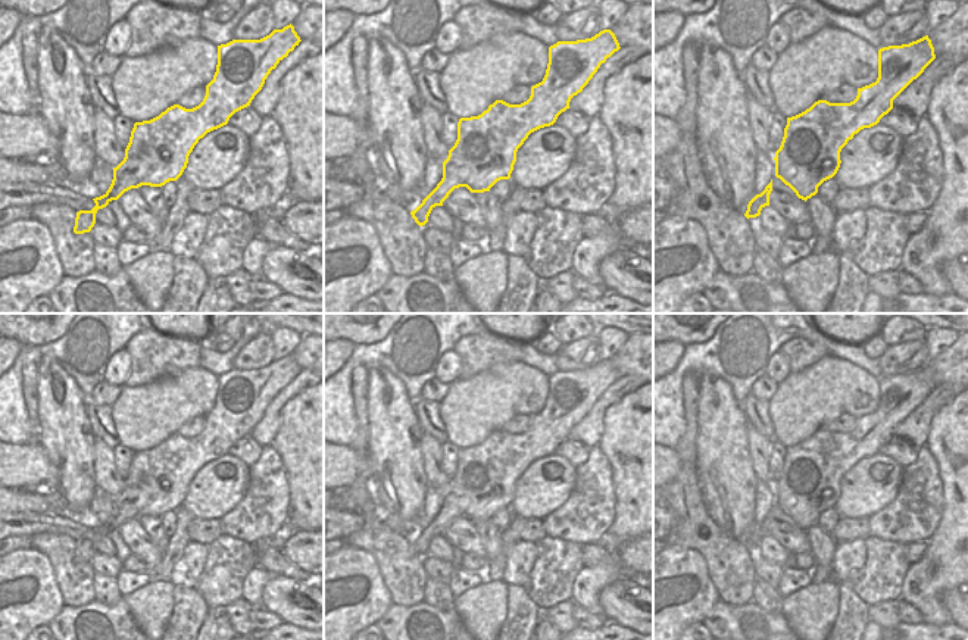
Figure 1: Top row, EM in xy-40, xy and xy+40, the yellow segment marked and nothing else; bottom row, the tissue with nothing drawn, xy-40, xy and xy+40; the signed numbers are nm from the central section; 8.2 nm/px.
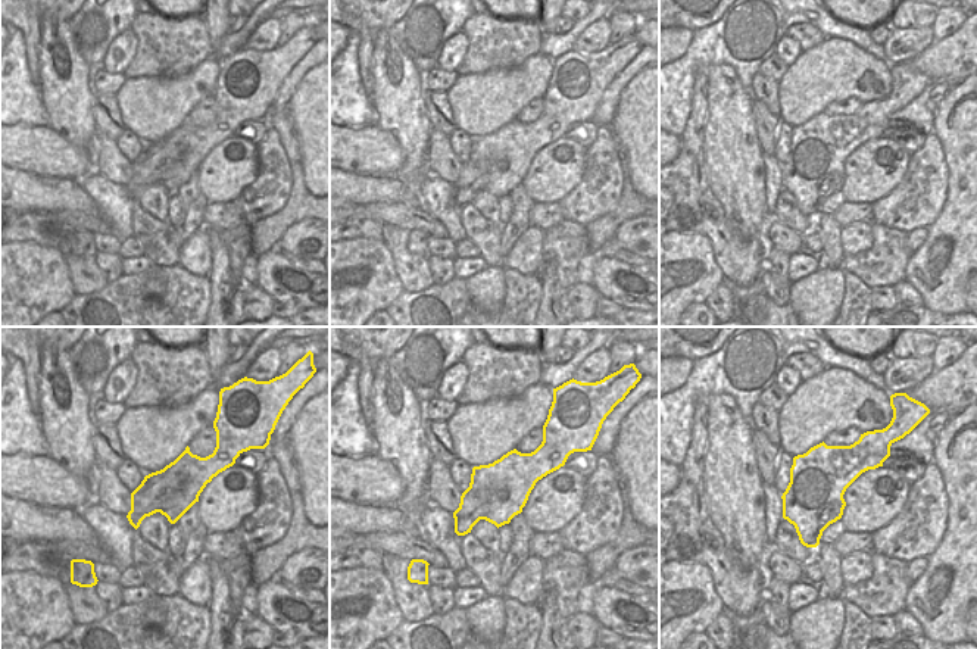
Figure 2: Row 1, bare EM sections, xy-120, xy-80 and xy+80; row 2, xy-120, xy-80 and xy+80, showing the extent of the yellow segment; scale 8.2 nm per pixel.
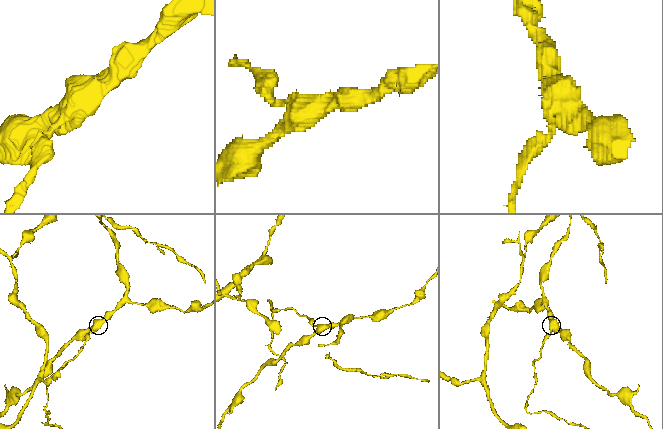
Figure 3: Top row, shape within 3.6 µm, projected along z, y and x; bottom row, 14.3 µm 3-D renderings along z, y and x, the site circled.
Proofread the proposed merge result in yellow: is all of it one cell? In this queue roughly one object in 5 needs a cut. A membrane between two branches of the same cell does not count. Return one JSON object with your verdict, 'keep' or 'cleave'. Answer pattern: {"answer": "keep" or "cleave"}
{"answer": "keep"}

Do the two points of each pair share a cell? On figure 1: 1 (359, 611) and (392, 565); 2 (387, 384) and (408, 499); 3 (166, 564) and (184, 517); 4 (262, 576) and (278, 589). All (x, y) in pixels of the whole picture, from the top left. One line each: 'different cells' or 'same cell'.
1: different cells
2: same cell
3: same cell
4: different cells

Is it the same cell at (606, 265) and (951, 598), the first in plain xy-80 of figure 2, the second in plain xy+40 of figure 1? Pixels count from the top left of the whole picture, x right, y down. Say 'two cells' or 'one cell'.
one cell

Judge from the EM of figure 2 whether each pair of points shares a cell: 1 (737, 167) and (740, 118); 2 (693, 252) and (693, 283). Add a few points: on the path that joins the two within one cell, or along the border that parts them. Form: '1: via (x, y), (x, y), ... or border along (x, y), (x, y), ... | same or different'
1: via (737, 155), (737, 134), (740, 130) | same
2: via (687, 259), (687, 272), (690, 275) | same

